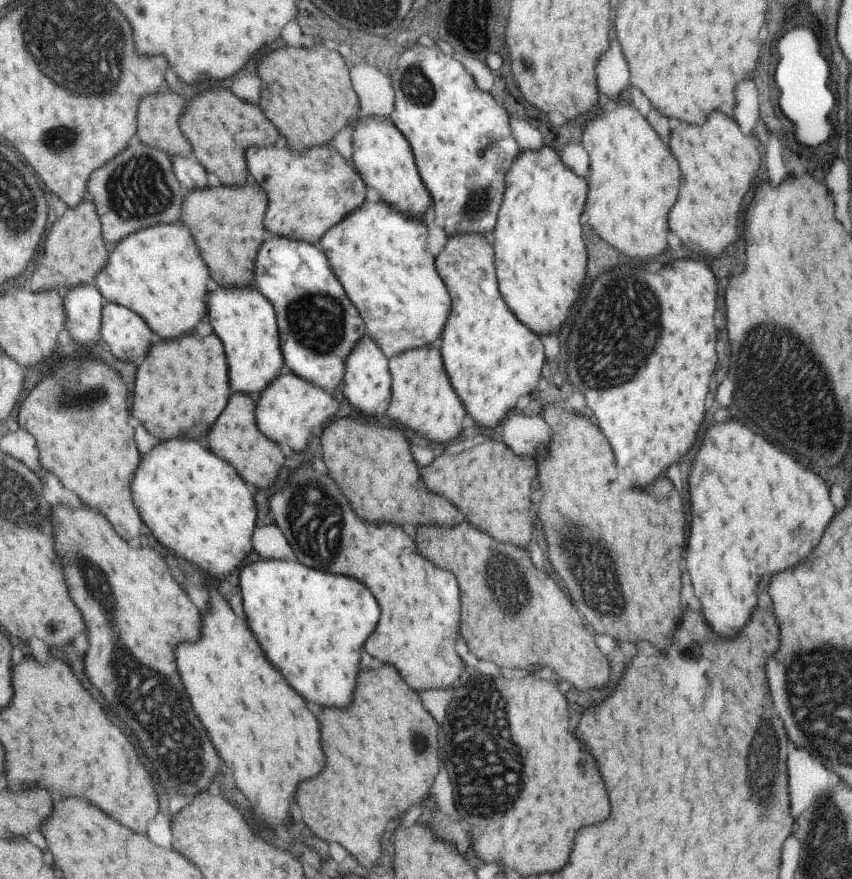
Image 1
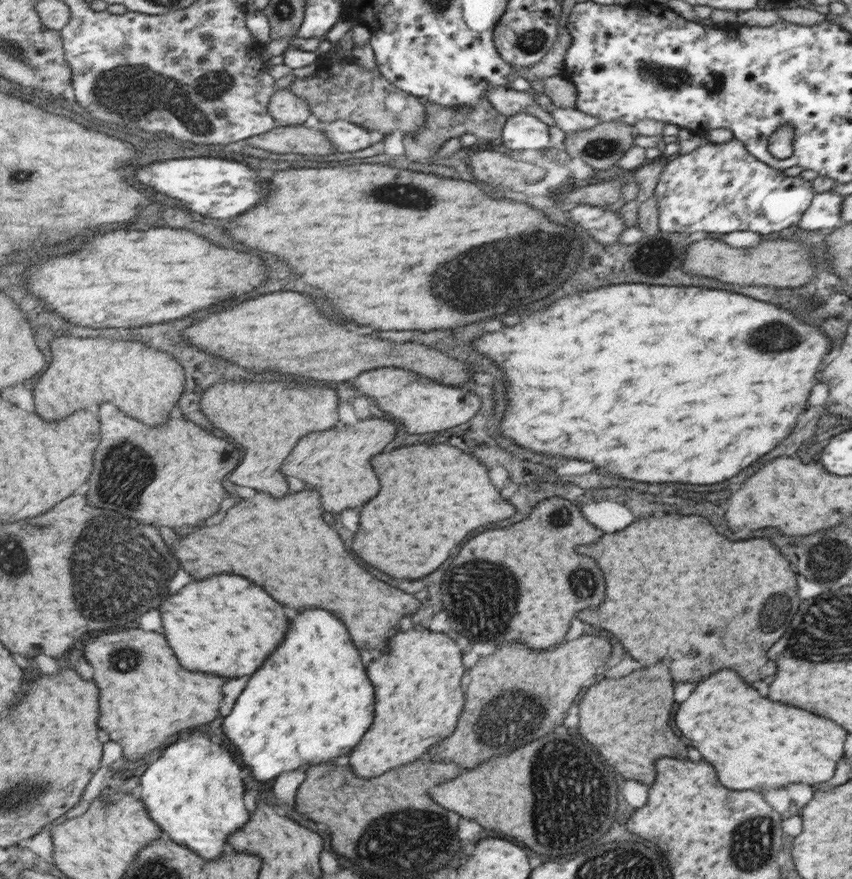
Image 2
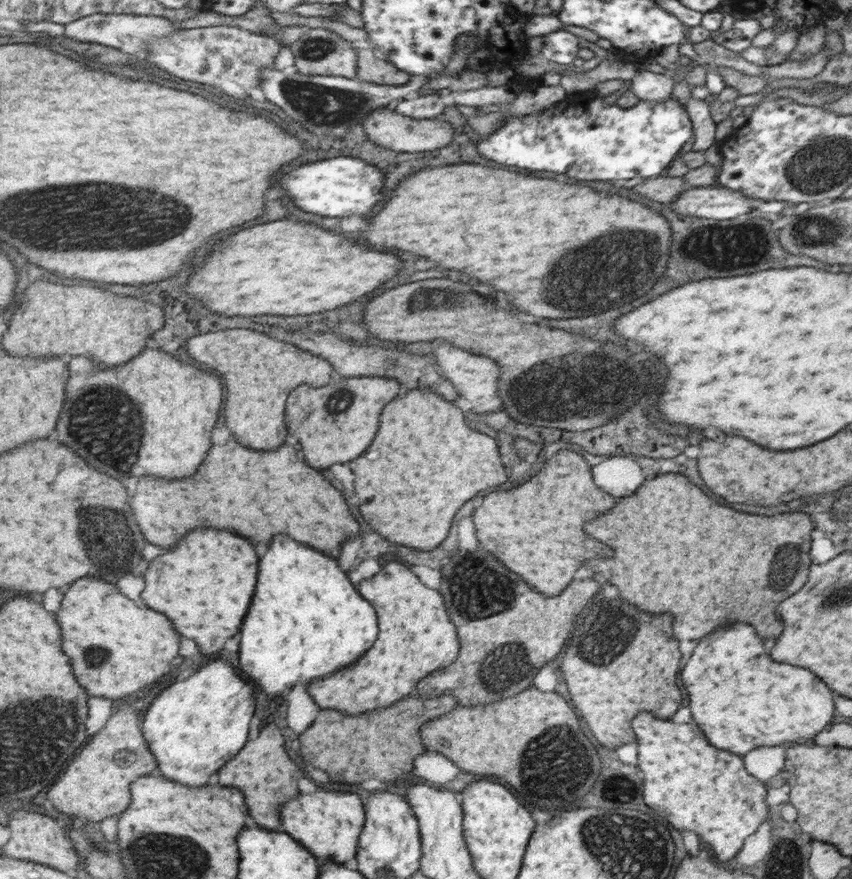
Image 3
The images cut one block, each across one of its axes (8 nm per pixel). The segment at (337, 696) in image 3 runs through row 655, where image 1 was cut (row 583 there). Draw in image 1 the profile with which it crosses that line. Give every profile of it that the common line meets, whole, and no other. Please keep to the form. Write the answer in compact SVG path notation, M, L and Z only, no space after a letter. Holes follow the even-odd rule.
M306 464L270 500L280 528L302 562L326 572L354 574L372 590L382 616L378 630L366 642L370 656L398 666L414 690L450 686L464 672L456 654L461 591L457 578L420 556L414 540L400 526L362 522L340 484L332 476L322 476L312 464Z

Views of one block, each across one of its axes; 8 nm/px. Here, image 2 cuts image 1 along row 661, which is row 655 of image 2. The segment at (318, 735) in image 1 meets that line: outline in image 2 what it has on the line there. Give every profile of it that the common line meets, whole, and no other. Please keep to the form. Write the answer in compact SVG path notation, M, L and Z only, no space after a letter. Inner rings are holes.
M222 574L212 582L216 584L210 598L204 598L206 582L194 582L166 600L160 610L164 612L168 640L190 670L220 676L252 676L284 642L290 628L286 608L262 586L242 576Z

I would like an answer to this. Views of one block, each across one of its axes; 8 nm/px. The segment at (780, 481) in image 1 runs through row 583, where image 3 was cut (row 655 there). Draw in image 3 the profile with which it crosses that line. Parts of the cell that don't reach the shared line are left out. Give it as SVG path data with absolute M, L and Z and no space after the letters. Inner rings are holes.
M736 622L726 628L718 628L704 636L692 658L682 672L682 684L688 690L690 708L694 708L694 720L706 728L706 736L714 740L716 748L746 754L756 746L774 746L782 742L808 742L816 732L824 730L834 716L832 690L810 670L798 666L780 666L770 660L760 636L746 622Z

